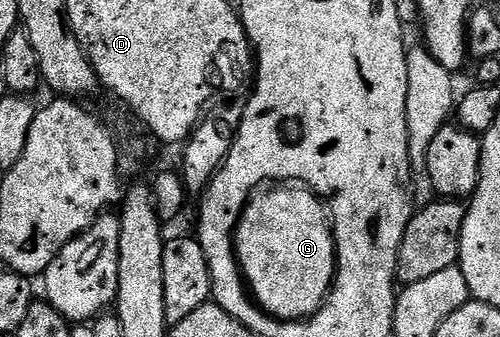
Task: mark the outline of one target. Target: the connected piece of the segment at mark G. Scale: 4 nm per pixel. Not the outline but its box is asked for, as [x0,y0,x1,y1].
[232,186,336,320]

